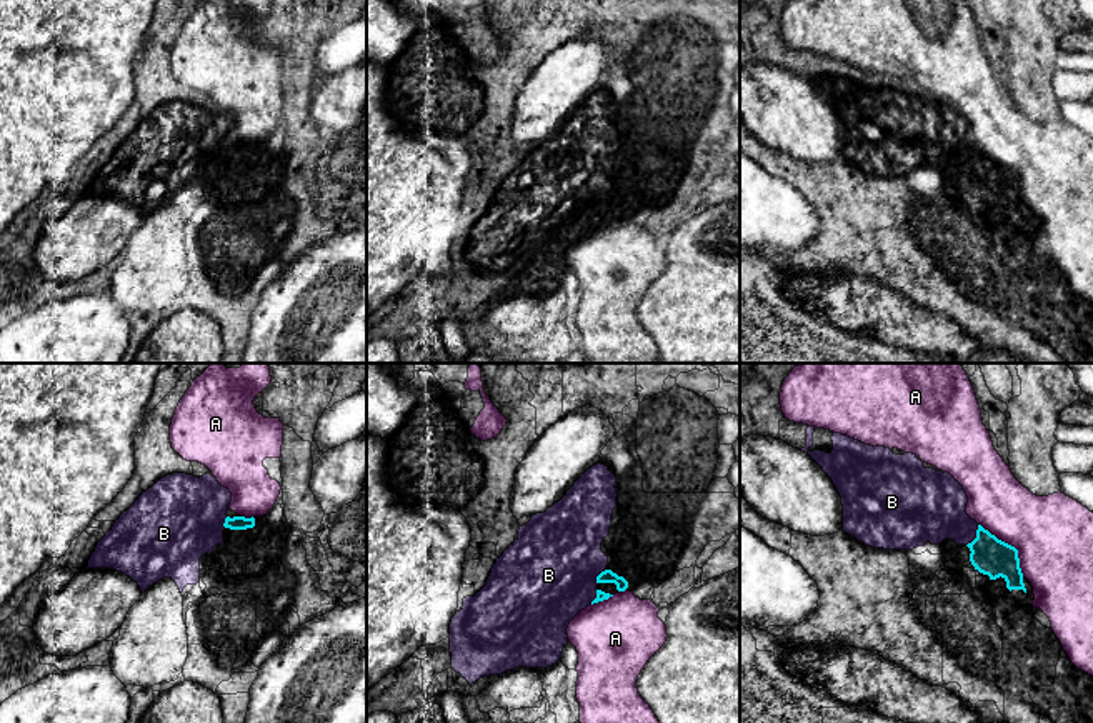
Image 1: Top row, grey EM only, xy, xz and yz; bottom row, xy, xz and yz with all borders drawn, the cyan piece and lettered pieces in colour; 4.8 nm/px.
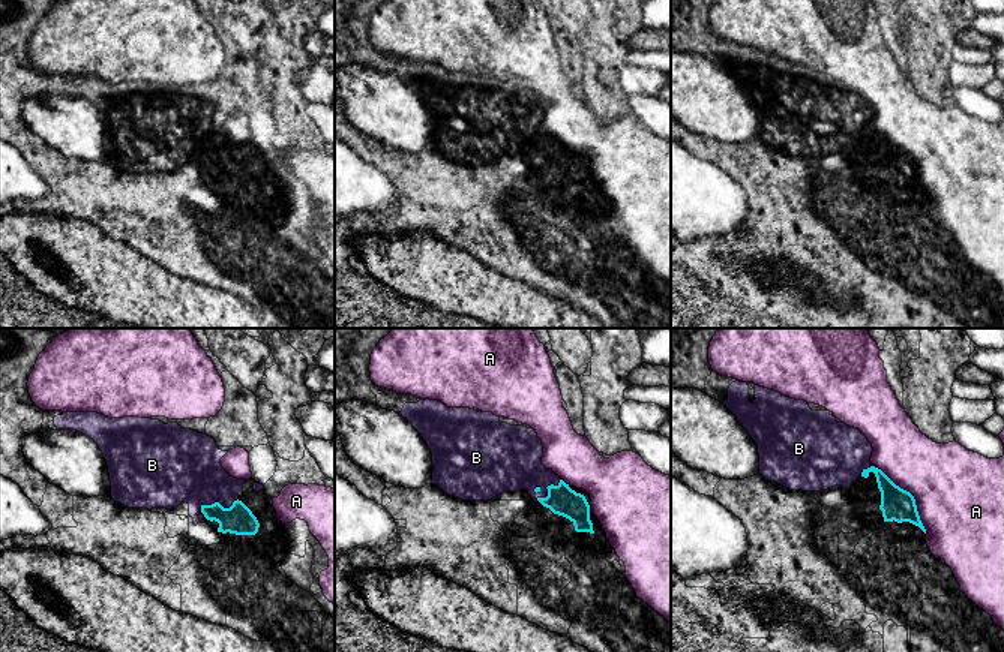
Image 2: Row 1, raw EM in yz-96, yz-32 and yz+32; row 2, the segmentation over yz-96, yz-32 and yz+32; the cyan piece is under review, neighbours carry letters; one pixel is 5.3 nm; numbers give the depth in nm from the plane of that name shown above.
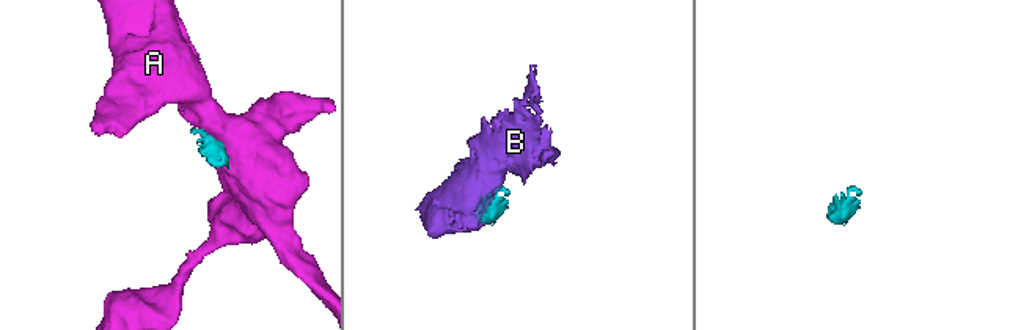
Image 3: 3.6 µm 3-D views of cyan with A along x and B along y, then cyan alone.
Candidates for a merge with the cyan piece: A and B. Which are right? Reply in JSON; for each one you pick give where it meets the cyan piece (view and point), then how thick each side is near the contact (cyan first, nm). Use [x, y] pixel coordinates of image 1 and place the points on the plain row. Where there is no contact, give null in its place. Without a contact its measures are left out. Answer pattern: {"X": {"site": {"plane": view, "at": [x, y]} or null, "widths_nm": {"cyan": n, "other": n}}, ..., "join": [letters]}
{"B": {"site": {"plane": "yz", "at": [977, 162]}, "widths_nm": {"cyan": 180, "other": 300}}, "join": ["B"]}

